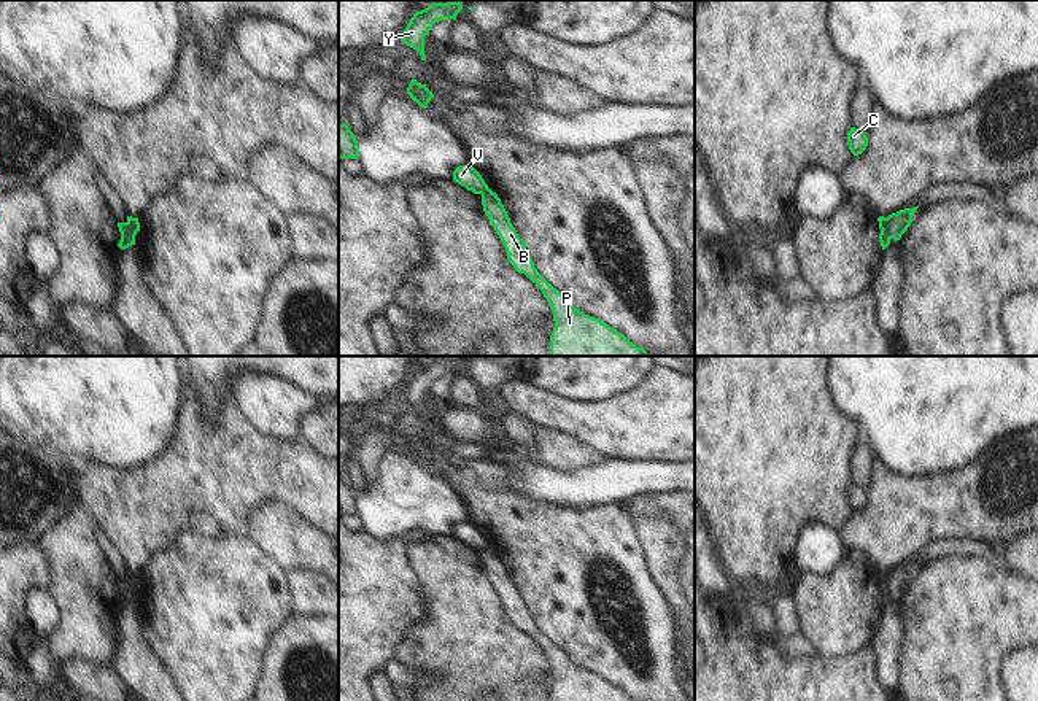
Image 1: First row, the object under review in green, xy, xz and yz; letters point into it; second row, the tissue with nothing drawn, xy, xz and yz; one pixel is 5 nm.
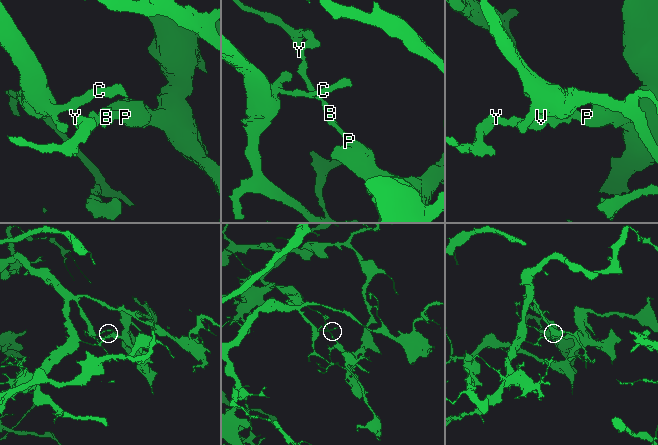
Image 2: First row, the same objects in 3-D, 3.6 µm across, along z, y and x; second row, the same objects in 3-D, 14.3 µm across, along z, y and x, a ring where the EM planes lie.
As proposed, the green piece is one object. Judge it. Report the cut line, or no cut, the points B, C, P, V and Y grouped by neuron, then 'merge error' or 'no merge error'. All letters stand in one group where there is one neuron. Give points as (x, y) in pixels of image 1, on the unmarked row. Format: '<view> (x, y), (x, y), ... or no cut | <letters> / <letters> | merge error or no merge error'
yz (884, 574), (890, 593) | B P / C V Y | merge error

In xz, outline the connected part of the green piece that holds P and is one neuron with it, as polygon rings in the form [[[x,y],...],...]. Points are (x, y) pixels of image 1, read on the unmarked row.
[[[496,548],[482,550],[483,567],[504,599],[507,615],[518,629],[525,629],[544,650],[552,668],[555,685],[550,701],[634,701],[604,677],[585,671],[555,645],[534,623],[526,598],[517,590]]]

